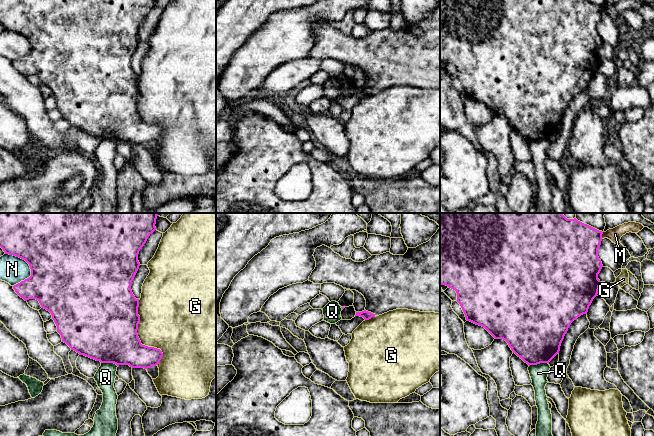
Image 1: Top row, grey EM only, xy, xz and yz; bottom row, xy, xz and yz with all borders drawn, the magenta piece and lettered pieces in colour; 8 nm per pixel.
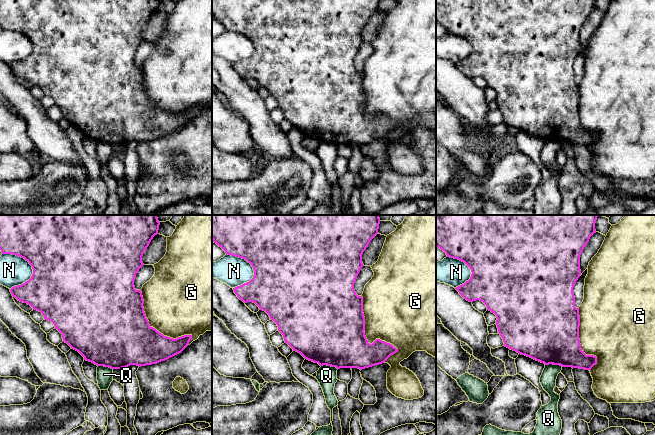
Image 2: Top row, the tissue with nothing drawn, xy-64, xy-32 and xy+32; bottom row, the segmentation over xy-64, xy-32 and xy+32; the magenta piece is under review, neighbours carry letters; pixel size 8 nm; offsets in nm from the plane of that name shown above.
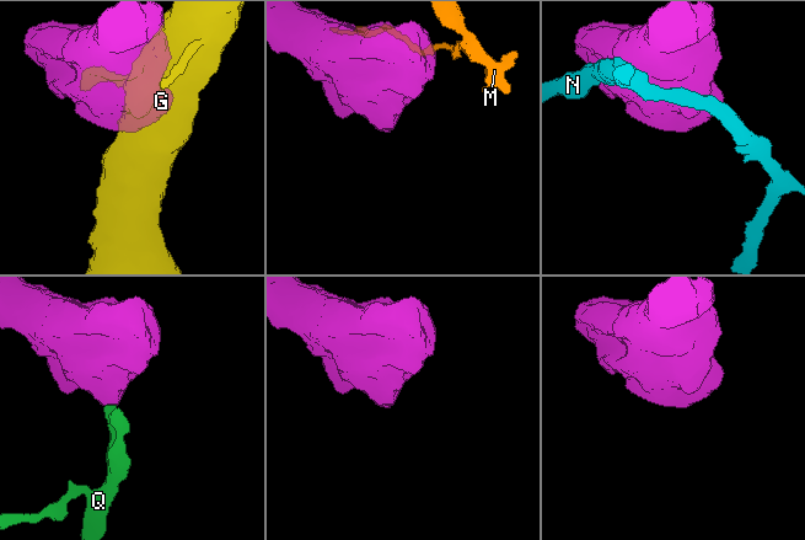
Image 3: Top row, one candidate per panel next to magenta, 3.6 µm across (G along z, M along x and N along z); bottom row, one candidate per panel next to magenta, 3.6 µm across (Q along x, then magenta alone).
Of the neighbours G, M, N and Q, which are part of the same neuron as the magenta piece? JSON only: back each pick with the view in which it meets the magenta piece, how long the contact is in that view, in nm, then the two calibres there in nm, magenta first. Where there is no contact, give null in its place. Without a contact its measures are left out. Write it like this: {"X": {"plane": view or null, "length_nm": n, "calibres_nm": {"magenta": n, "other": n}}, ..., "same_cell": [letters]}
{"same_cell": []}

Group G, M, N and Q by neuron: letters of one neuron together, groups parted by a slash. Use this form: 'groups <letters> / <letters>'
groups G / M / N / Q

